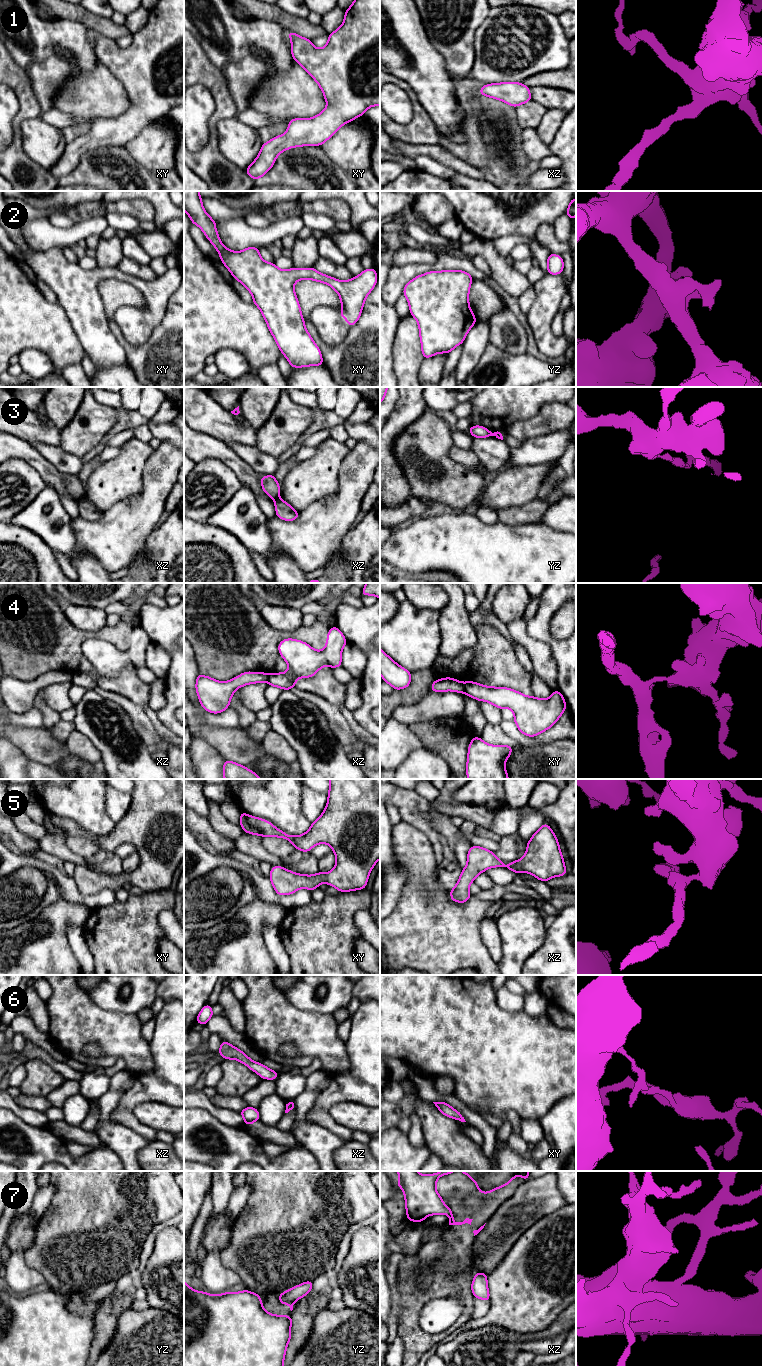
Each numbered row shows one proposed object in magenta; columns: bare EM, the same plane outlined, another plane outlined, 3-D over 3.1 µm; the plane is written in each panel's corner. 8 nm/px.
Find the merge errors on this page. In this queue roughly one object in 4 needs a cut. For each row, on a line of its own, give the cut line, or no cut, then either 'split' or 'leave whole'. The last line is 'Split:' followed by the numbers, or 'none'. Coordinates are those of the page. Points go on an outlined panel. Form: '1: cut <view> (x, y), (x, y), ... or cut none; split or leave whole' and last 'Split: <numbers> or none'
1: cut none; leave whole
2: cut none; leave whole
3: cut xz (277, 497), (274, 500); split
4: cut xy (462, 683), (464, 691); split
5: cut none; leave whole
6: cut none; leave whole
7: cut none; leave whole
Split: 3, 4

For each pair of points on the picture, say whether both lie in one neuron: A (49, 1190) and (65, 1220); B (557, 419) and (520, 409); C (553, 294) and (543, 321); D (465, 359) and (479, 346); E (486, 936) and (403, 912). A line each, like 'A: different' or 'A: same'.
A: different
B: different
C: same
D: same
E: different

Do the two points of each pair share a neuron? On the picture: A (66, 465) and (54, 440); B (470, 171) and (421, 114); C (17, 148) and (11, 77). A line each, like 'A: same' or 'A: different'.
A: different
B: different
C: same

